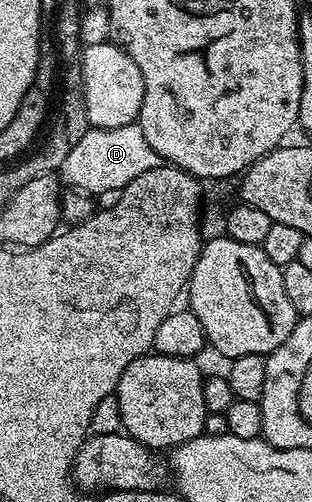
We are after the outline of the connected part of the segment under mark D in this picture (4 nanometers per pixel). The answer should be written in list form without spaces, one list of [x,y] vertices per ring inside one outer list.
[[[138,124],[122,128],[89,128],[82,140],[71,143],[69,155],[58,174],[71,189],[101,196],[123,190],[134,176],[142,176],[142,172],[150,172],[150,168],[158,168],[161,164],[158,152],[146,144],[146,136],[142,136],[142,128]]]

